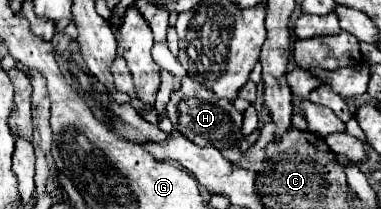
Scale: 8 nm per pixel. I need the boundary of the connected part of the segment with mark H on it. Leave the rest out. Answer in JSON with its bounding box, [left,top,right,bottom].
[167,77,245,151]

